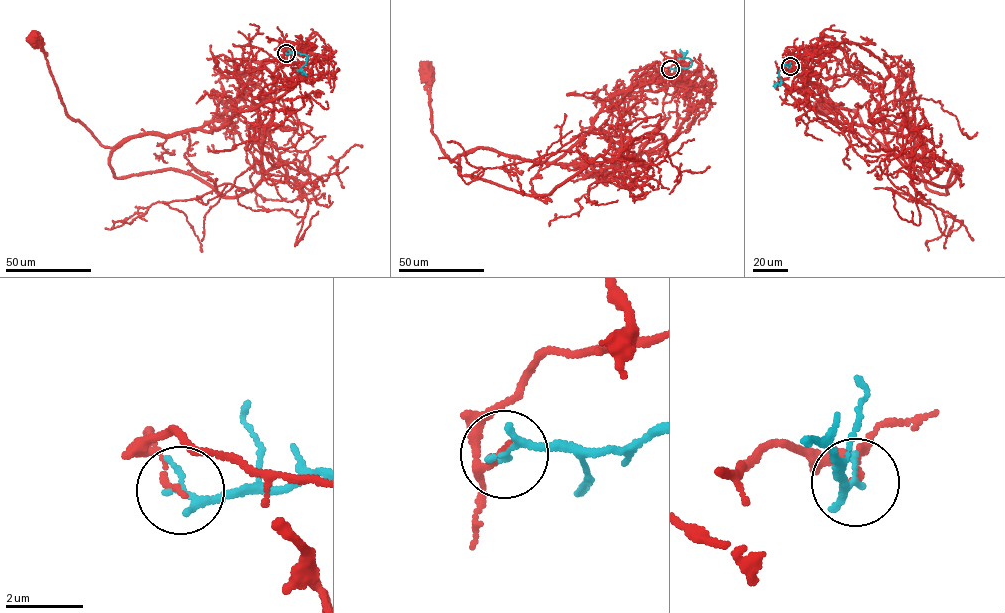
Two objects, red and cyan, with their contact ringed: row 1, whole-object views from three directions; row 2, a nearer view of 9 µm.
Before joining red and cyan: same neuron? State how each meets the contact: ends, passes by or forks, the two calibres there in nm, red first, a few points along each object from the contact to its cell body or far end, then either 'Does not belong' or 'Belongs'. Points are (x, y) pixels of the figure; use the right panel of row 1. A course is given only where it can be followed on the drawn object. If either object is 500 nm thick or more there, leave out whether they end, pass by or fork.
At the ring red ends. At the ring cyan ends. Thickness 150 nm (red) against 240 nm. Course of red: (790, 66), (836, 42), (875, 56), (899, 83), (912, 165), (926, 169), (885, 147), (853, 111), (826, 105). Course of cyan: (790, 66), (786, 63), (779, 69), (781, 84), (775, 87), (774, 84). Does not belong

